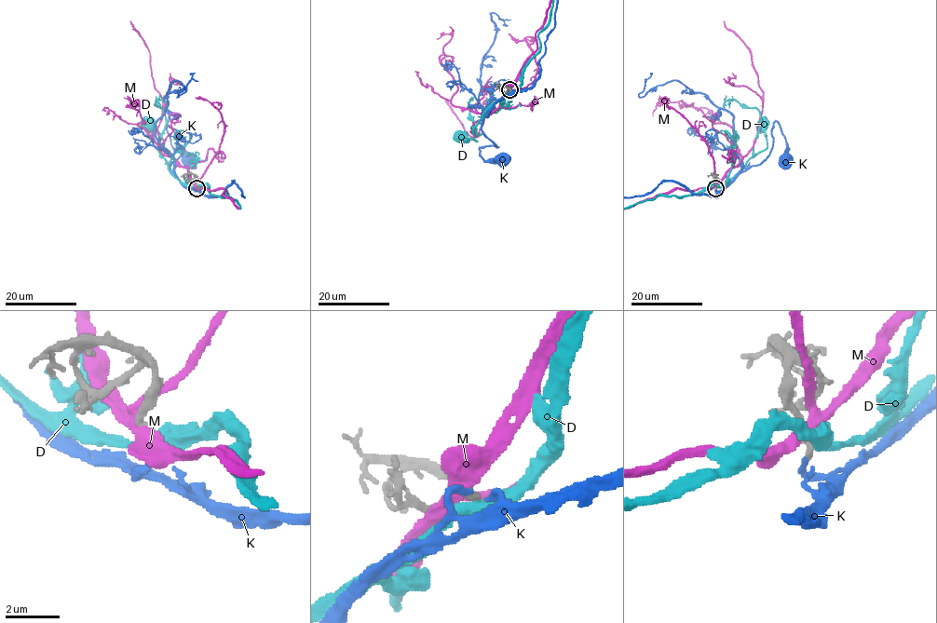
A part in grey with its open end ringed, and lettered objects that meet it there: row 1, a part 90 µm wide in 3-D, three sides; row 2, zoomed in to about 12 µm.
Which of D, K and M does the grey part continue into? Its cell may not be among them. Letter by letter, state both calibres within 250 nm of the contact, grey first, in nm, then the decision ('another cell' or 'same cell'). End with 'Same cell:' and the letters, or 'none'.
D: 300/500 nm | another cell
K: 280/220 nm | same cell
M: 340/380 nm | another cell
Same cell: K

